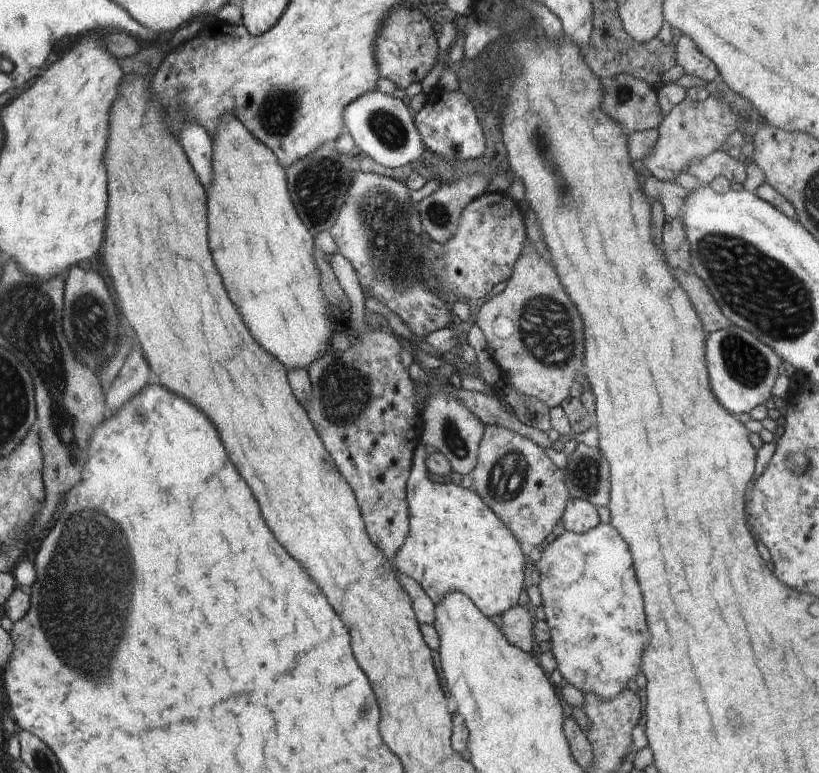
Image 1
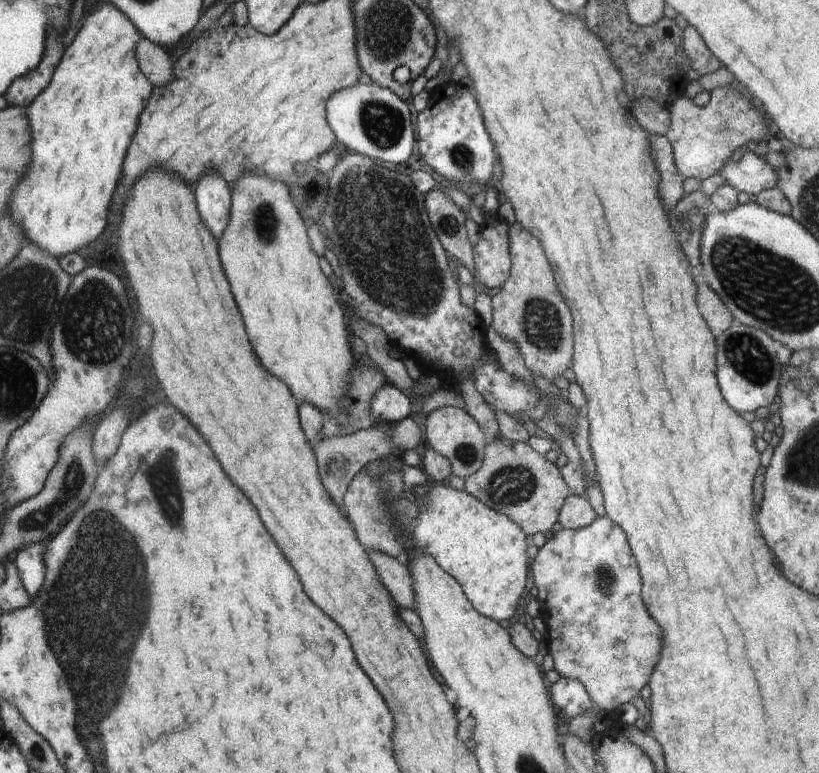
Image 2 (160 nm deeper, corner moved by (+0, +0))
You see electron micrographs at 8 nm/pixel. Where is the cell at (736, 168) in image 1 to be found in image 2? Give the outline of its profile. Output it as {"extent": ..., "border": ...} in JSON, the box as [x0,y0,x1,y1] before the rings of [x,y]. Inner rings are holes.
{"extent":[719,149,779,196],"border":[[[746,149],[739,162],[726,162],[719,174],[737,191],[747,192],[749,196],[773,189],[779,179],[777,172],[764,159]]]}

